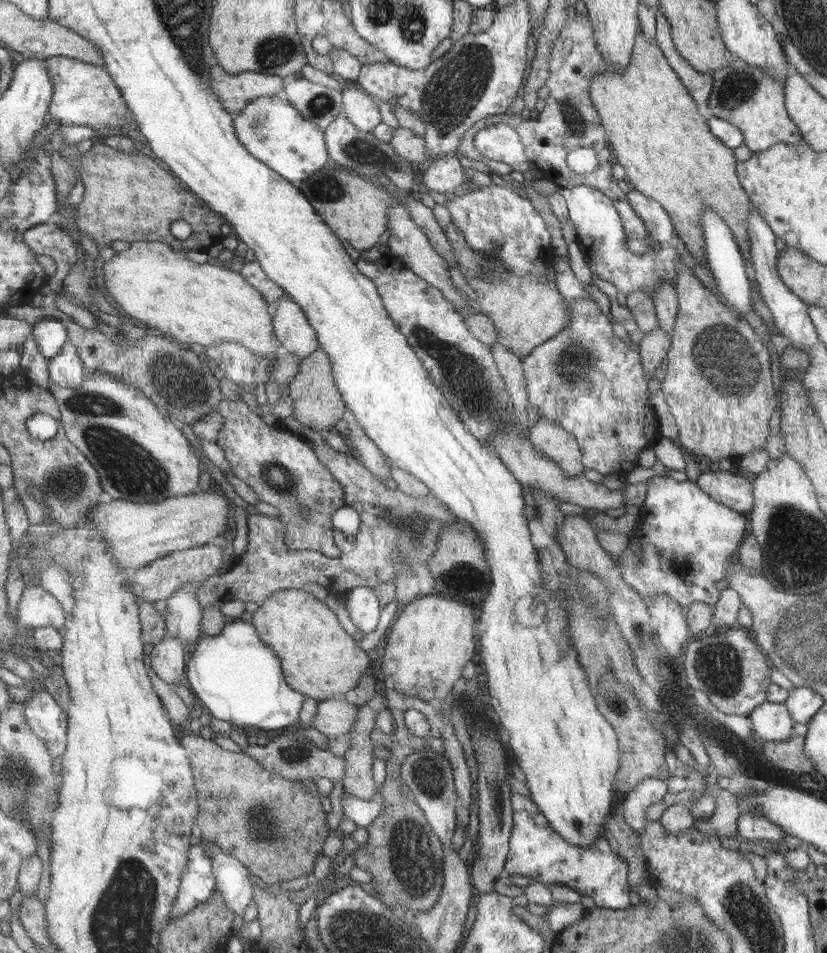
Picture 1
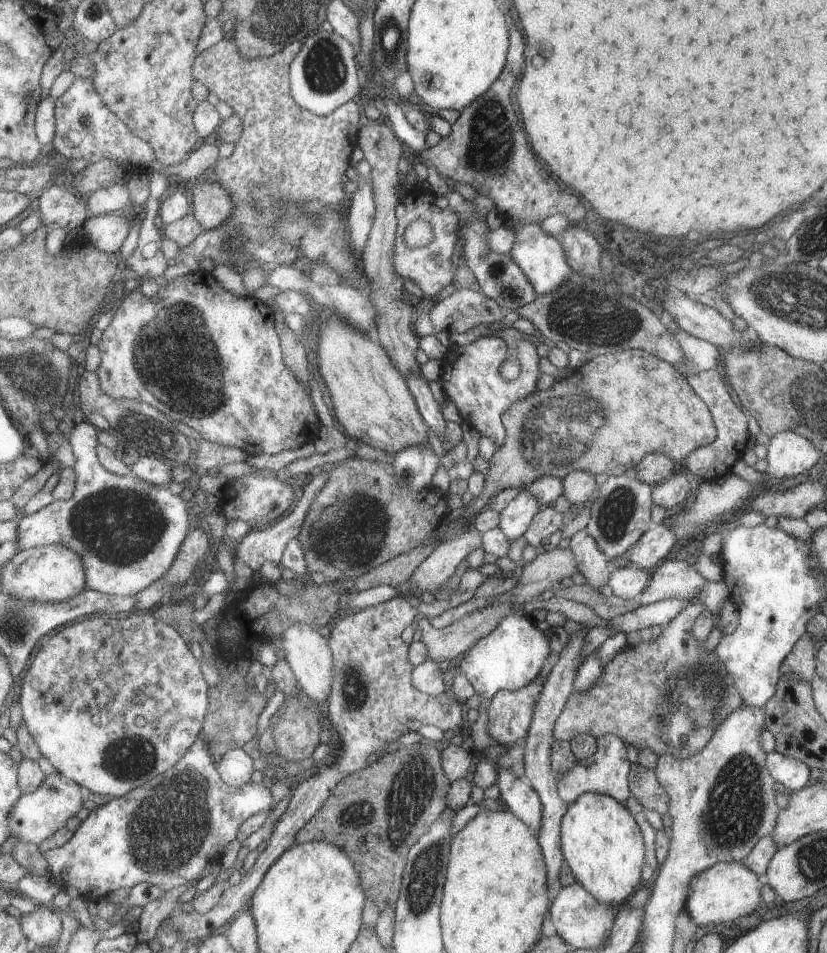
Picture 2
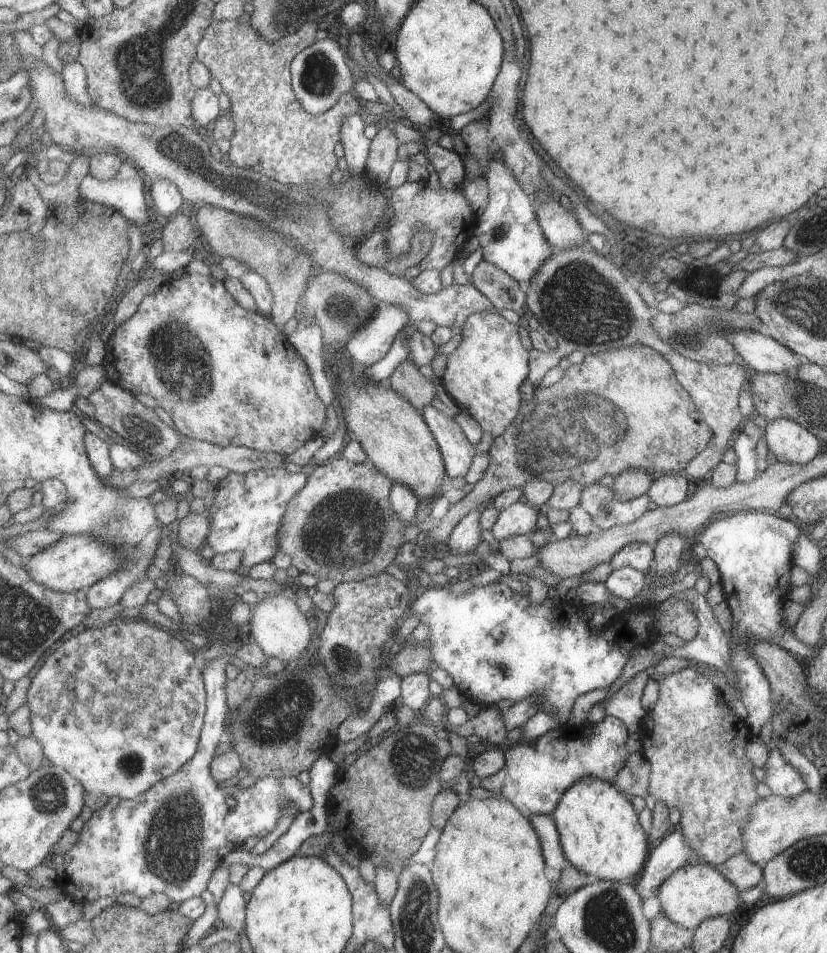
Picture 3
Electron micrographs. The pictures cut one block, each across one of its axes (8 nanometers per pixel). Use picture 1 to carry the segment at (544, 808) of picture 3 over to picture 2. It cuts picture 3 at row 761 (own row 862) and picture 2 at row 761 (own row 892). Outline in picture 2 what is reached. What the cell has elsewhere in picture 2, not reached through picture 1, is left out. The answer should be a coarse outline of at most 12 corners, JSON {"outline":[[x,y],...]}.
{"outline":[[609,734],[559,778],[567,804],[583,794],[633,798],[629,746]]}

